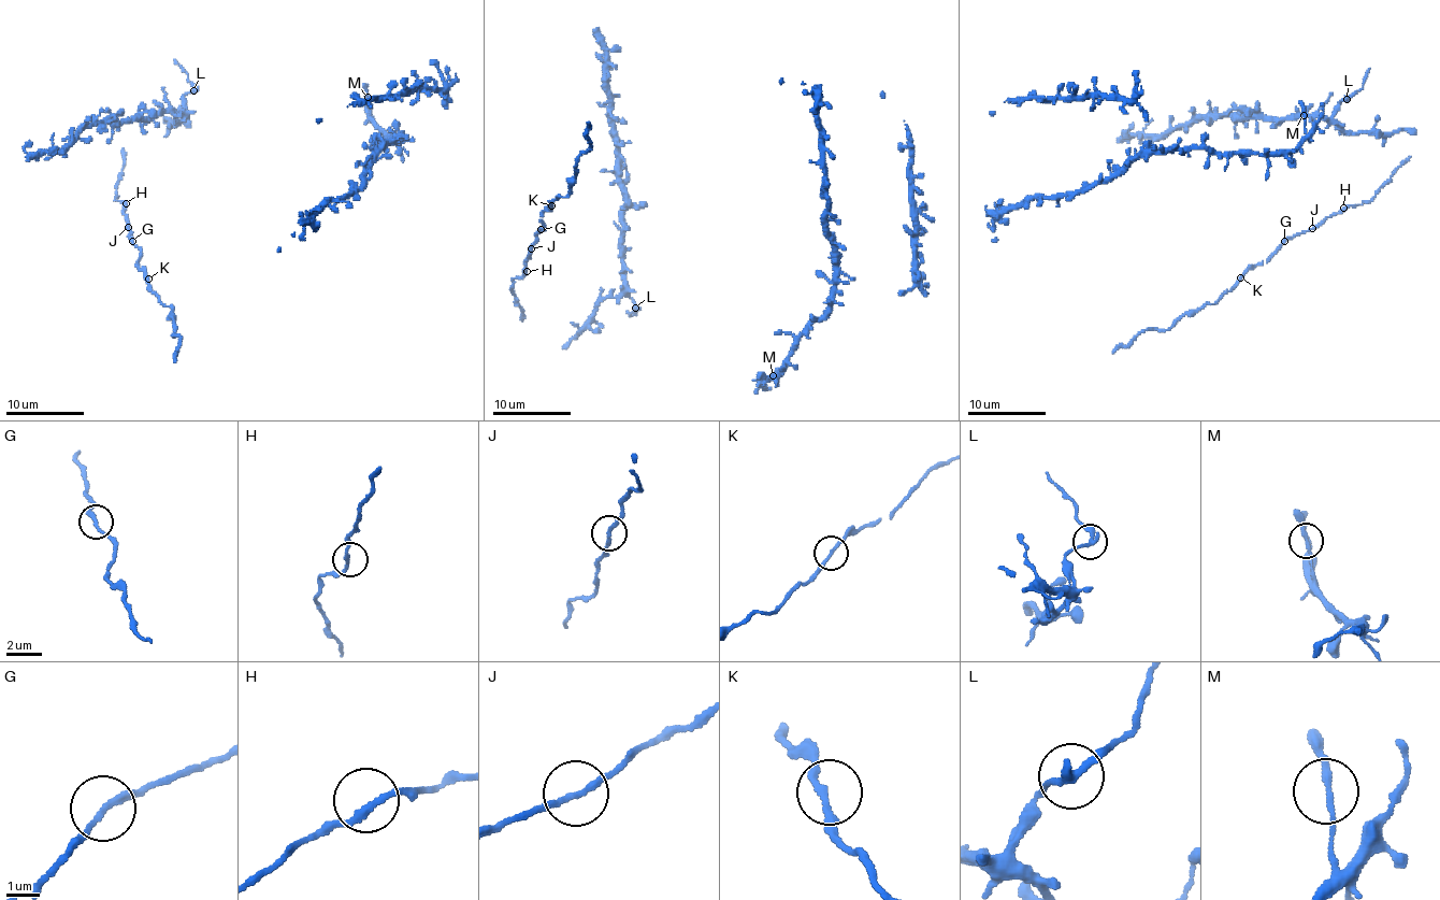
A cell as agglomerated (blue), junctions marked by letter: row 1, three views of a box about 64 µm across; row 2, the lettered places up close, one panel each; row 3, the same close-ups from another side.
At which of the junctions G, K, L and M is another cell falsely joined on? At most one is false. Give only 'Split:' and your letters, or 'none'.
Split: none

